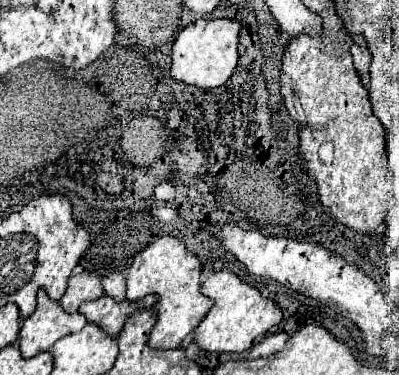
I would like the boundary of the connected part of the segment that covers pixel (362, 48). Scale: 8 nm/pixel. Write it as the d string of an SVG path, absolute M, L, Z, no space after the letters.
M354 43L351 46L351 54L353 55L354 67L356 66L357 69L363 69L363 71L359 71L359 75L365 75L372 61L372 55L368 46L366 44L358 45Z

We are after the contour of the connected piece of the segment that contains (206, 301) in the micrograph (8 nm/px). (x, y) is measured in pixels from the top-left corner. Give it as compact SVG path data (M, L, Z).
M163 235L141 253L135 255L135 267L129 267L127 273L127 299L141 299L149 293L157 293L157 323L151 331L149 345L155 349L173 349L193 333L201 323L207 311L213 307L213 299L201 293L201 261L199 257L185 247L185 241L175 235Z

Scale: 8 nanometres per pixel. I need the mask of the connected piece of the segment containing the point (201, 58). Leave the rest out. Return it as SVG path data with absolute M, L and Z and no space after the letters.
M197 19L179 31L173 43L171 75L177 81L197 85L203 89L223 85L237 67L239 61L239 33L241 23L237 19Z

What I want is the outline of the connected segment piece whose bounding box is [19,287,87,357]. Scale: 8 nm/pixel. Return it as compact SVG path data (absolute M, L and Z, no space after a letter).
M41 287L37 293L37 309L23 319L19 331L21 355L33 357L41 351L49 351L57 339L81 331L85 323L83 313L65 313L61 303L53 301Z

